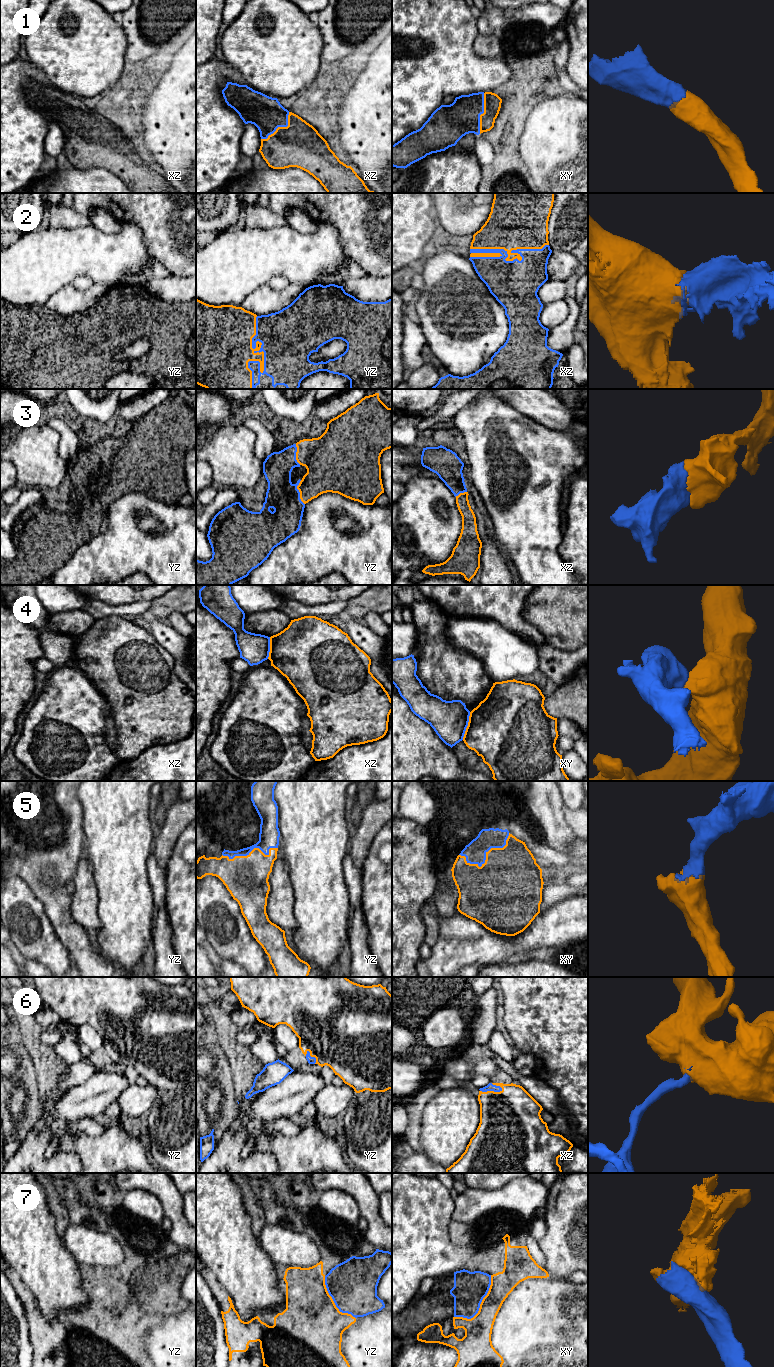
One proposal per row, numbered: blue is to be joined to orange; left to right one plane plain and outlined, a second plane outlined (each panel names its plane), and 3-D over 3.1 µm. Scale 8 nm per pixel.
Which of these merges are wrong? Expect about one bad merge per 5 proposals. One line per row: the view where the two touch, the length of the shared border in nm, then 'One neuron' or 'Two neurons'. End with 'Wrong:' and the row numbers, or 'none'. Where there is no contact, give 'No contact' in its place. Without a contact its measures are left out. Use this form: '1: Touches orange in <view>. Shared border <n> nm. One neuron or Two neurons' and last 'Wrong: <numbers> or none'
1: Touches orange in xz. Shared border 320 nm. One neuron
2: Touches orange in yz. Shared border 600 nm. One neuron
3: Touches orange in yz. Shared border 200 nm. One neuron
4: Touches orange in xy. Shared border 240 nm. Two neurons
5: Touches orange in xy. Shared border 440 nm. One neuron
6: Touches orange in xz. Shared border 190 nm. One neuron
7: Touches orange in xy. Shared border 460 nm. Two neurons
Wrong: 4, 7

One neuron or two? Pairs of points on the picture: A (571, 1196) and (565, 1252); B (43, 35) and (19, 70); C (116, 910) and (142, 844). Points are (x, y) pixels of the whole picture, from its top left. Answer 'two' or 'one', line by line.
A: one
B: two
C: one

